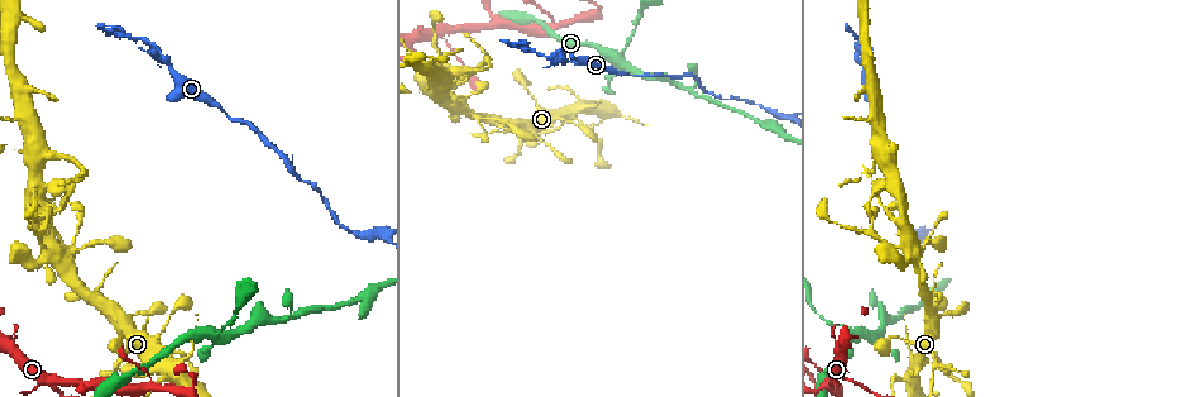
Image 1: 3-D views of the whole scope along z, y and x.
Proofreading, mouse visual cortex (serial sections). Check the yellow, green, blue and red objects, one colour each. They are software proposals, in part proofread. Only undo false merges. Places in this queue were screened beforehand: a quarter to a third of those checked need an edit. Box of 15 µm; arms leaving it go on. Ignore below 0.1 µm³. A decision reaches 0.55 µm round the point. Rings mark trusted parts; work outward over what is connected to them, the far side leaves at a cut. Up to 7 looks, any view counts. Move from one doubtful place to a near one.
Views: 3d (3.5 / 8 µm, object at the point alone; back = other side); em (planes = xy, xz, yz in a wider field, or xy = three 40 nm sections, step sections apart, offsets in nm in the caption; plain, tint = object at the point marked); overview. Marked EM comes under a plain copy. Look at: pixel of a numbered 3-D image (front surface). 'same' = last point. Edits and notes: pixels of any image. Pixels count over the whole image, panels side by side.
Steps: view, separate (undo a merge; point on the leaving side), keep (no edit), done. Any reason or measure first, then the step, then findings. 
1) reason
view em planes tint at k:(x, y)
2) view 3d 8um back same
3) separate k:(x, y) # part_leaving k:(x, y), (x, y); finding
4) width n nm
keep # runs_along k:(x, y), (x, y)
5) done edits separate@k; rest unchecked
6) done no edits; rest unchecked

three-way junction
view 3d 3.5um at 1:(210, 335)

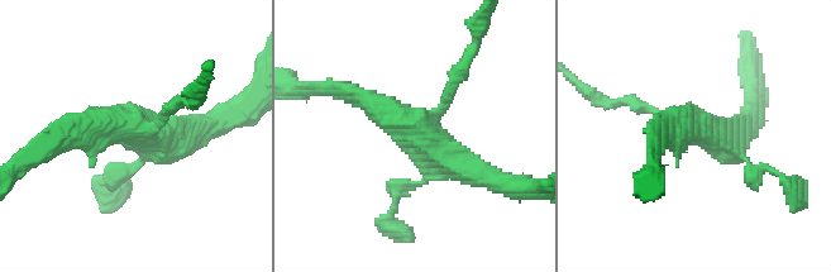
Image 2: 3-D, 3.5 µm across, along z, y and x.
view em xy step 2 tint at 2:(696, 128)

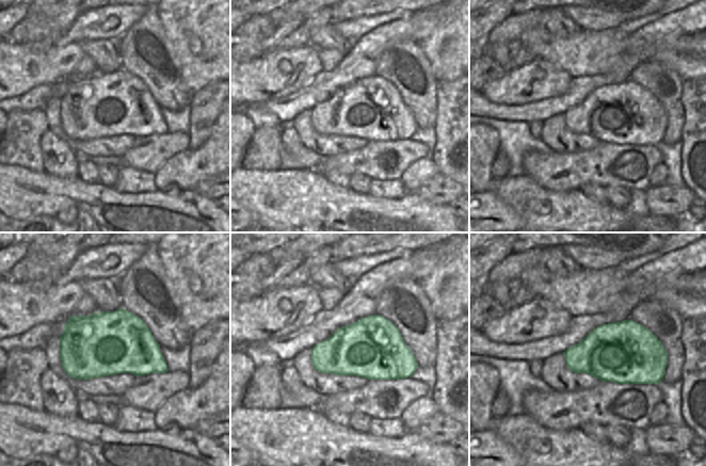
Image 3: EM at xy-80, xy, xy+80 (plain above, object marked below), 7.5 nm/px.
cut it another way
view em xy step 3 tint same

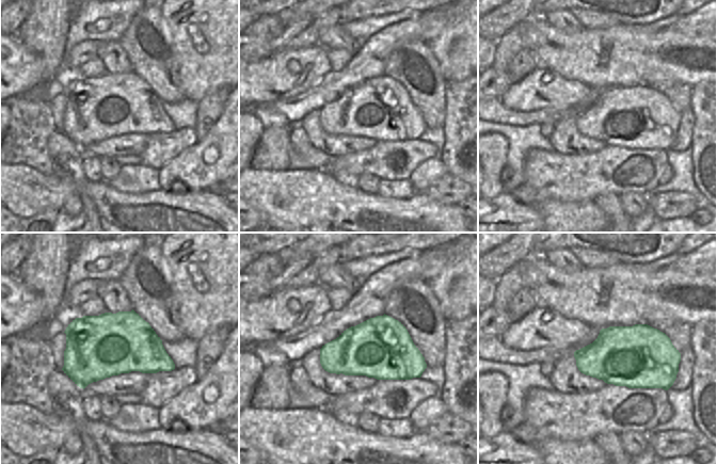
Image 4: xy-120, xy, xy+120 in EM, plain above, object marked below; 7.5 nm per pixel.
keep # runs_along 2:(340, 89), (406, 122), (485, 176); one cell here

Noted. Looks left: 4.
view 3d 8um at 1:(91, 385)

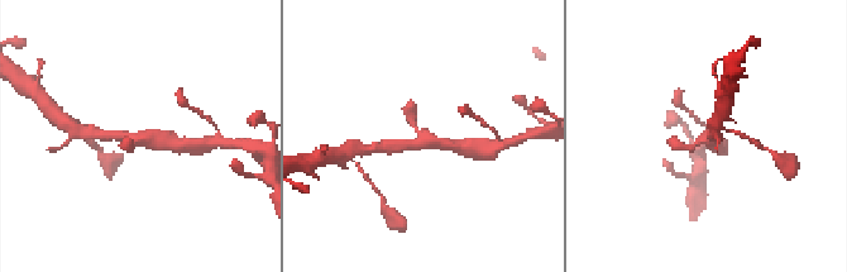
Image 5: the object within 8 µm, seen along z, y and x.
view 3d 3.5um at 5:(706, 142)

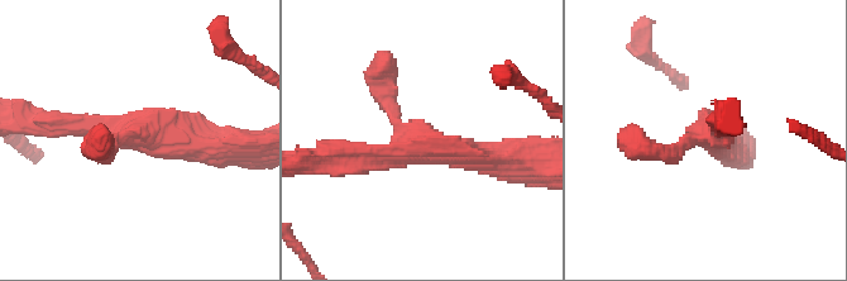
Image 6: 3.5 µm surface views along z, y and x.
arms 3; arm_widths 250, 250, 350 nm; shape alone is not enough
view em xy step 2 tint at 6:(410, 144)

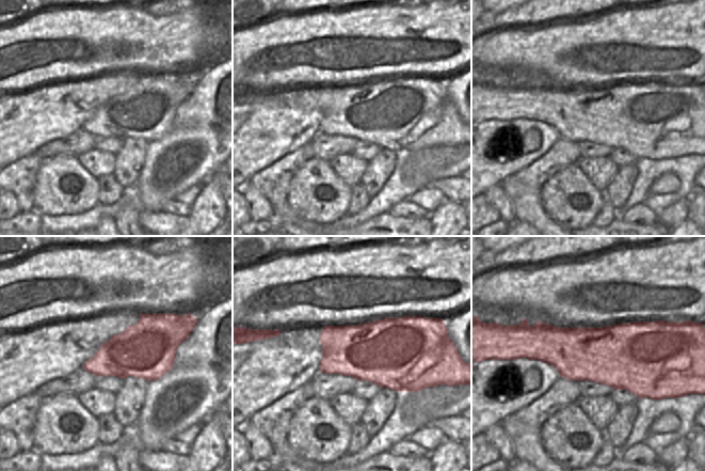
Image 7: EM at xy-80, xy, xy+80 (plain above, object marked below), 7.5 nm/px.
keep # runs_along 6:(42, 124), (154, 132), (209, 144); one cell here

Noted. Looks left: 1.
done no edits; rest unchecked

